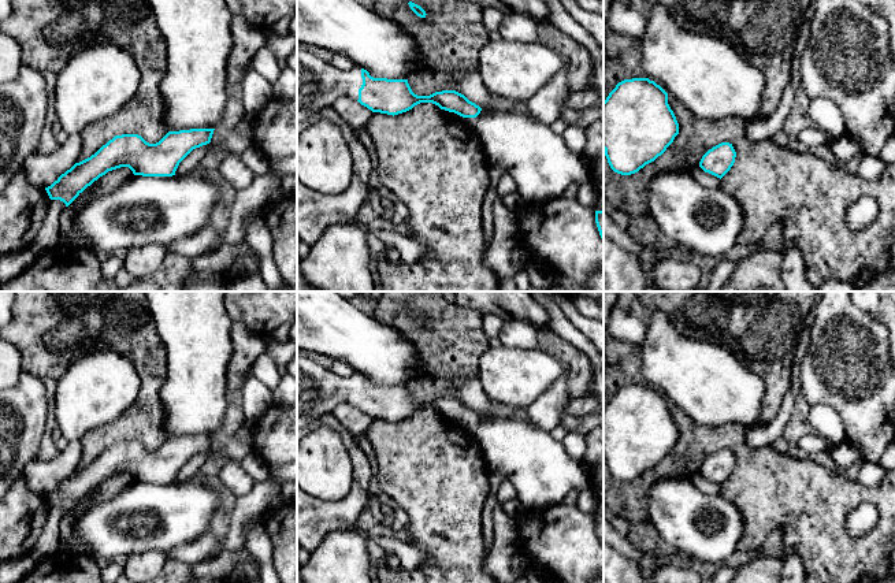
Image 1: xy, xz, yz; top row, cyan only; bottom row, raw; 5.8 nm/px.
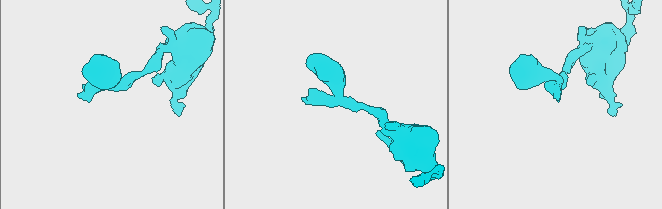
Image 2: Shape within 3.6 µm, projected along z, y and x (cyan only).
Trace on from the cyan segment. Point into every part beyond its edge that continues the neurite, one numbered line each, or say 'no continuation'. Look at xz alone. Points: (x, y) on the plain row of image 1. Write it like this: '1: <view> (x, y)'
1: xz (319, 390)

